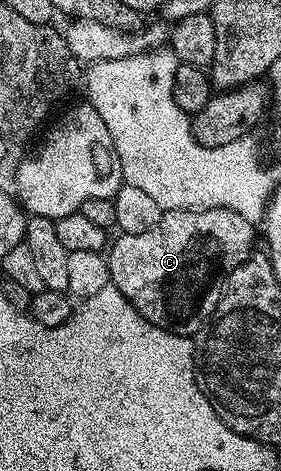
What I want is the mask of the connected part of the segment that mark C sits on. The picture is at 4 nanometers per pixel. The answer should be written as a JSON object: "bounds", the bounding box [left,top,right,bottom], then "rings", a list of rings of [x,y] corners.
{"bounds":[105,209,257,337],"rings":[[[168,209],[164,212],[161,223],[157,223],[157,227],[153,227],[150,231],[141,231],[141,235],[119,233],[116,236],[116,241],[114,238],[110,242],[105,256],[107,258],[107,266],[111,272],[111,284],[121,291],[121,295],[125,295],[125,299],[129,299],[129,303],[133,303],[133,307],[149,323],[153,323],[170,333],[176,333],[182,337],[191,337],[198,334],[206,326],[207,322],[211,320],[223,290],[227,287],[227,281],[233,275],[233,271],[237,271],[237,267],[241,267],[241,263],[245,263],[247,256],[256,248],[255,233],[257,237],[257,229],[253,222],[245,219],[245,215],[237,215],[237,211],[229,211],[228,209]]]}

